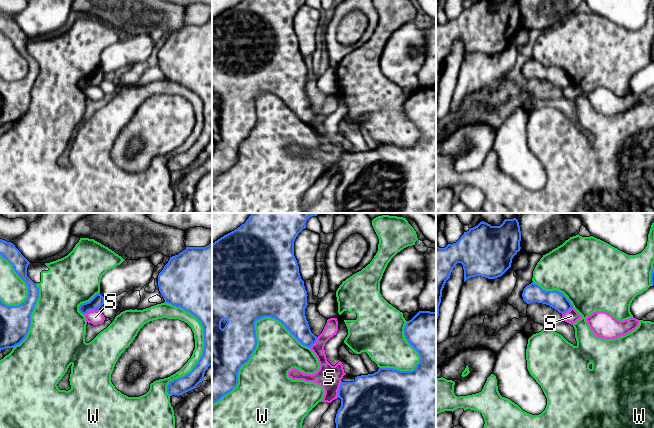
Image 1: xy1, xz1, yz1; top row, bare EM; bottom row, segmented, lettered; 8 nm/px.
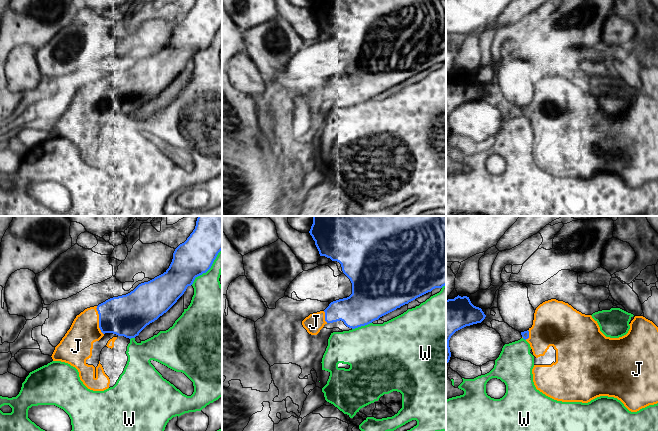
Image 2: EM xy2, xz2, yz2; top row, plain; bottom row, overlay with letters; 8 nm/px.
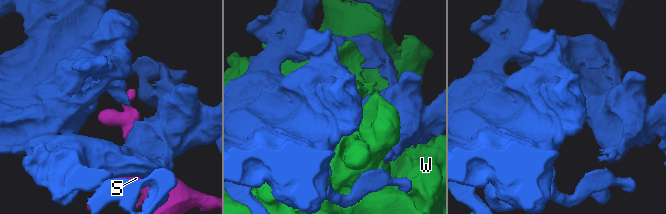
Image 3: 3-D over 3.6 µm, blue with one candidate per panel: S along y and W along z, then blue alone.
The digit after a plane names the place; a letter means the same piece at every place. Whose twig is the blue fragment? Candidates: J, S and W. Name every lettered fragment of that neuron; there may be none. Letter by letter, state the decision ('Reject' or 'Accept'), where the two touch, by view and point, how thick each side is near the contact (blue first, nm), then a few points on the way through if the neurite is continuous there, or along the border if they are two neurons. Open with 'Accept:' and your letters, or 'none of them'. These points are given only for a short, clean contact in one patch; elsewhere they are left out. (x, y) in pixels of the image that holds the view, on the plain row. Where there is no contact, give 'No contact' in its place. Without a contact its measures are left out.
Accept: J
J: Accept. Touches blue at xy2 (99, 96). Thickness 340 nm (blue) against 240 nm
S: Reject. Touches blue at xz1 (339, 165). Thickness 420 nm (blue) against 190 nm
W: Reject. Touches blue at xz1 (256, 115). Thickness 340 nm (blue) against 360 nm

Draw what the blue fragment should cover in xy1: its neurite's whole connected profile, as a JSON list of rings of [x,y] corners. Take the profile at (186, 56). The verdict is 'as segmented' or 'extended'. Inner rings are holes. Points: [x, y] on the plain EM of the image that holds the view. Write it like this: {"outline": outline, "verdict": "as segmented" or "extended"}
{"outline": [[[212,18],[205,23],[186,23],[178,31],[170,33],[158,51],[158,63],[166,79],[195,92],[204,105],[204,126],[200,136],[190,149],[174,155],[167,162],[170,172],[182,171],[204,157],[205,147],[212,141]]], "verdict": "as segmented"}

